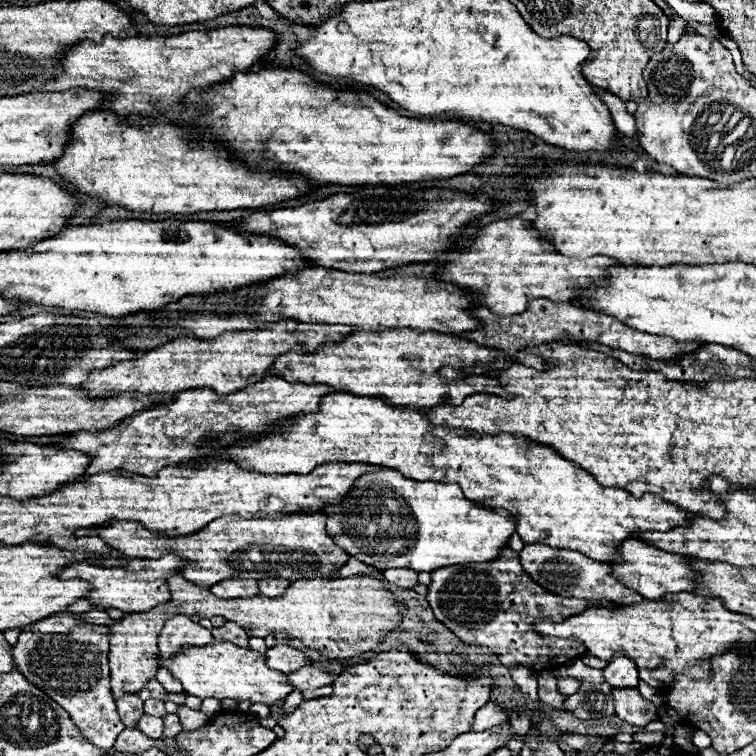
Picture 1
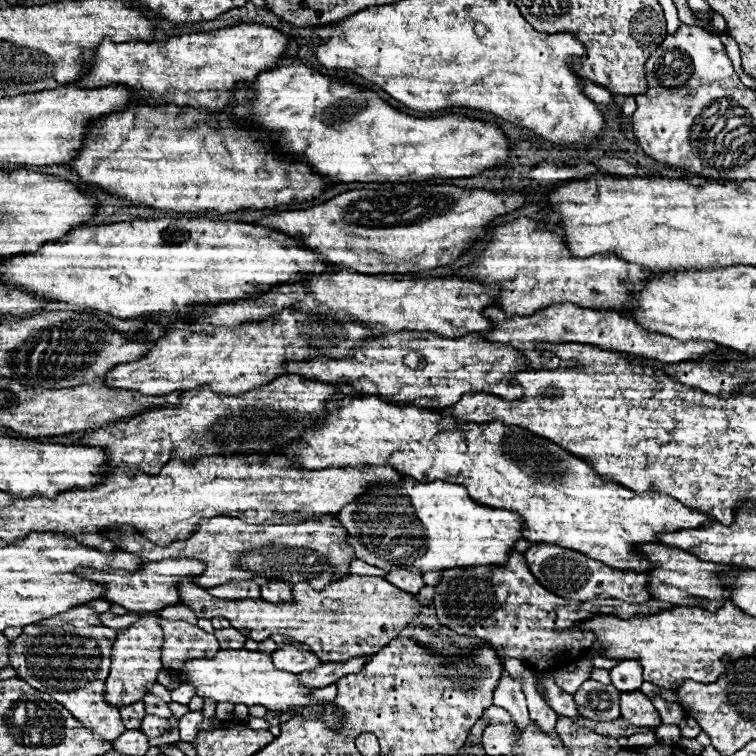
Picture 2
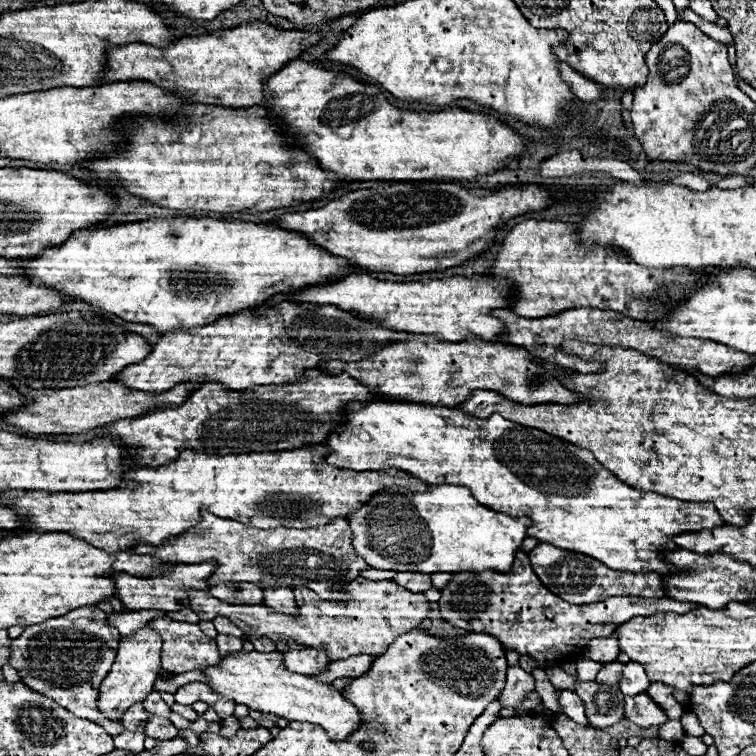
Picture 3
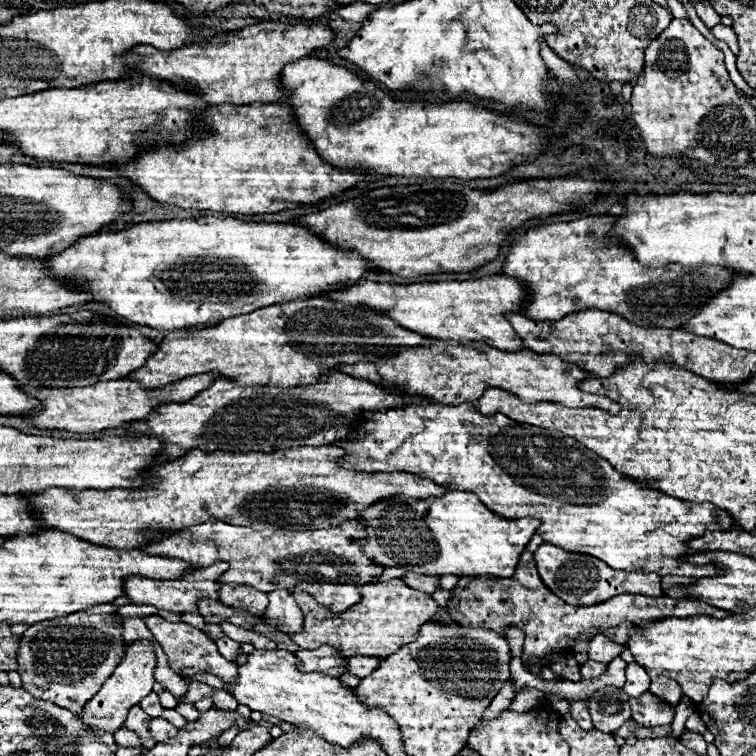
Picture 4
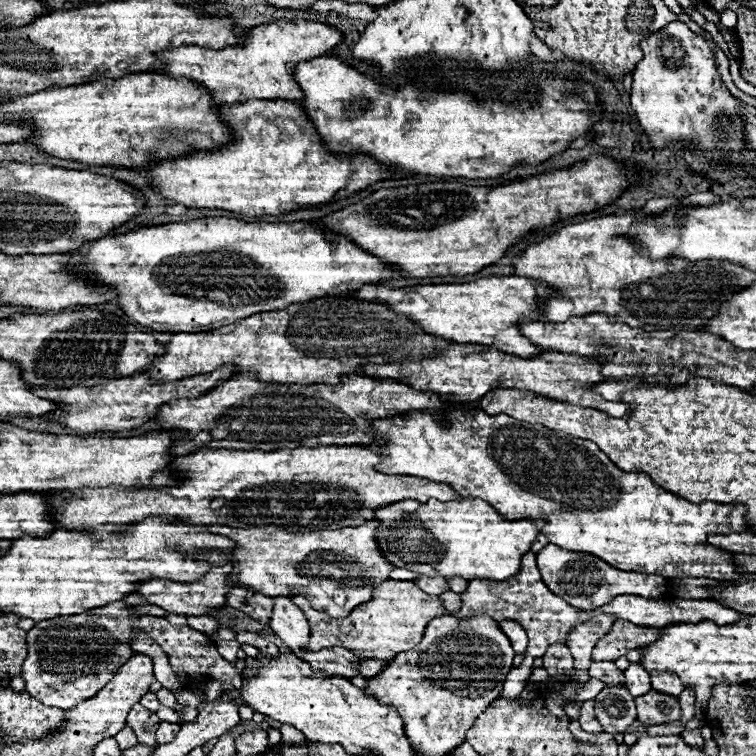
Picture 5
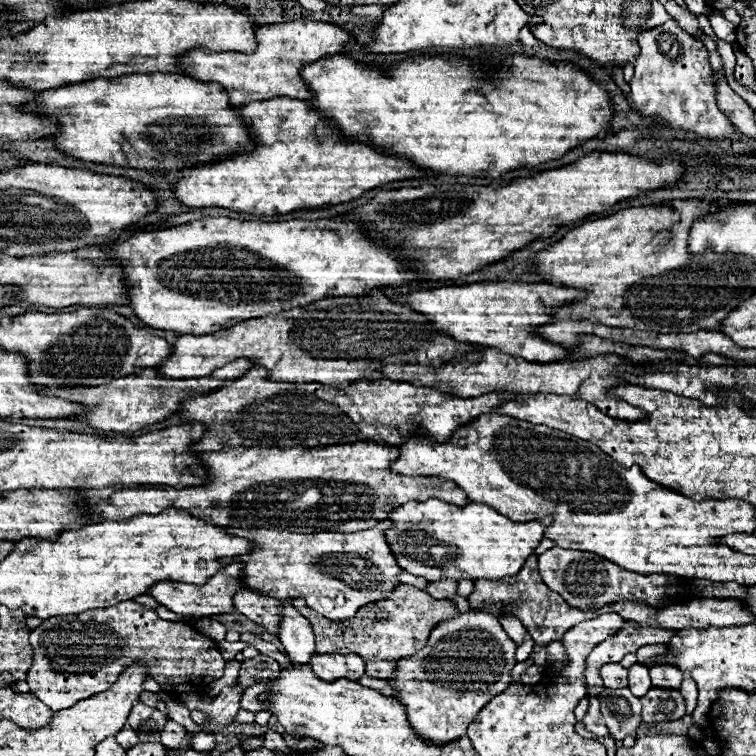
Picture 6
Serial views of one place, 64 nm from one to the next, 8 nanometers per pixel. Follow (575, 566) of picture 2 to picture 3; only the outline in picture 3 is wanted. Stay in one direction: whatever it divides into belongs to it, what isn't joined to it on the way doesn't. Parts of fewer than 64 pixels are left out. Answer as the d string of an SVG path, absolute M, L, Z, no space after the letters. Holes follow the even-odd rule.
M538 544L530 550L530 562L542 584L570 604L592 604L606 596L658 596L662 590L658 574L634 574L610 570L606 564L572 550L562 550L552 544Z

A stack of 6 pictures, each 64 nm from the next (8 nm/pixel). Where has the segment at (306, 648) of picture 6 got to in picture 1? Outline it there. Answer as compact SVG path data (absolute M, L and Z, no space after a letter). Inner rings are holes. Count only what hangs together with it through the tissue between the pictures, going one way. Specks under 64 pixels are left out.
M266 578L266 580L260 580L260 594L264 596L282 596L282 592L286 592L286 588L290 586L288 580L284 578Z

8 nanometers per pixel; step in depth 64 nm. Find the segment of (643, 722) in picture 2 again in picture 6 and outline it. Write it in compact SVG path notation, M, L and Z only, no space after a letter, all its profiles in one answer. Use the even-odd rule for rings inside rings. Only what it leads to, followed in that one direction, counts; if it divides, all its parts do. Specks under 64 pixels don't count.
M650 688L650 692L640 698L640 702L642 702L642 720L644 722L678 720L686 714L686 702L684 702L680 690Z

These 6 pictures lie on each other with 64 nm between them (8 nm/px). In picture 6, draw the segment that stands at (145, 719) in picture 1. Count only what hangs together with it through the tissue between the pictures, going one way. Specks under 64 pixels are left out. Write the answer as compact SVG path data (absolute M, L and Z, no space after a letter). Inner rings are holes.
M168 722L160 736L160 742L166 748L182 748L182 744L186 744L186 730L176 722Z

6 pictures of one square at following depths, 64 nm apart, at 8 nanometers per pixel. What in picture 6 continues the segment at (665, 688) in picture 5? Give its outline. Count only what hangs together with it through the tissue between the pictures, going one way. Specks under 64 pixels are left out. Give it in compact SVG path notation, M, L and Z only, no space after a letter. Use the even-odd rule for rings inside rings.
M652 666L650 668L650 678L654 686L662 688L678 688L682 682L682 672L674 666Z

